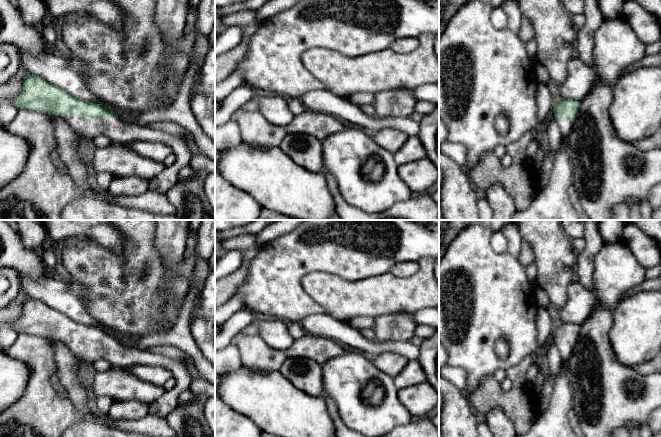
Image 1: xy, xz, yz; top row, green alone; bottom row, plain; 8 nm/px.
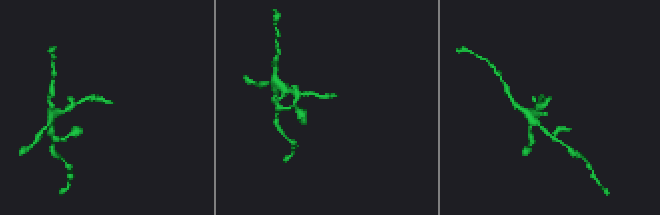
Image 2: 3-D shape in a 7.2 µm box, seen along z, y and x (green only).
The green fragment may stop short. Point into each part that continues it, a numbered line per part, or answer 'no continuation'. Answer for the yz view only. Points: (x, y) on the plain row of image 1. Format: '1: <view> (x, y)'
1: yz (565, 349)

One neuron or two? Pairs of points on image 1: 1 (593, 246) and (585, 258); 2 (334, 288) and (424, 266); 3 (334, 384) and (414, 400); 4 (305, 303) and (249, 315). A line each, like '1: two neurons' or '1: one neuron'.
1: one neuron
2: one neuron
3: two neurons
4: two neurons

